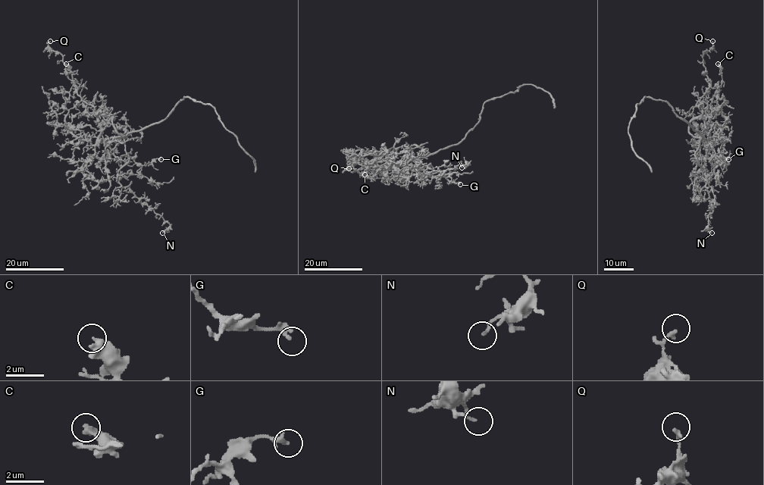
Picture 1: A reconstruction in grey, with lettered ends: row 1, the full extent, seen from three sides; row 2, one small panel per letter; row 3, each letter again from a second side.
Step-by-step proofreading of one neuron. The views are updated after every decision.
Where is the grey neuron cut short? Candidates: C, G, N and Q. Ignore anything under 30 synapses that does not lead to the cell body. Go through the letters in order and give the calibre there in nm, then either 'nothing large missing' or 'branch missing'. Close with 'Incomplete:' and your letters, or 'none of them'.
C: calibre 400 nm; nothing large missing
G: calibre 300 nm; nothing large missing
N: calibre 120 nm; nothing large missing
Q: calibre 140 nm; nothing large missing
Incomplete: none of them

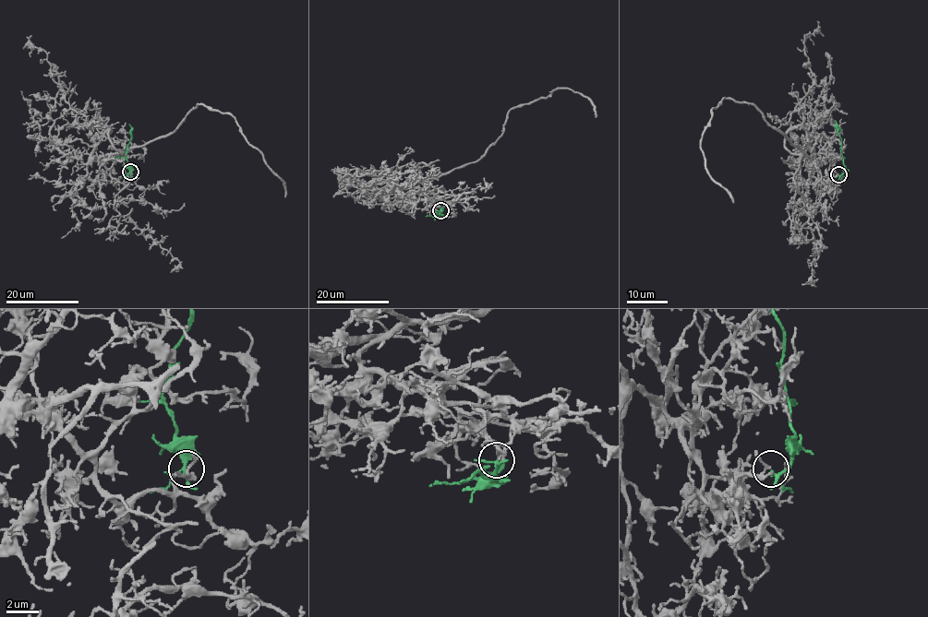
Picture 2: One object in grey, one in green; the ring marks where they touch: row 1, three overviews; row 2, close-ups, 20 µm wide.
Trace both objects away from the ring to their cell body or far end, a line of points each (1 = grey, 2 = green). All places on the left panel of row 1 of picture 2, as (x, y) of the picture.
1: (130, 172), (115, 180), (100, 159), (165, 136), (201, 105), (235, 119), (245, 139), (281, 179), (284, 197)
2: (129, 172), (126, 157), (126, 148), (130, 139), (129, 124)

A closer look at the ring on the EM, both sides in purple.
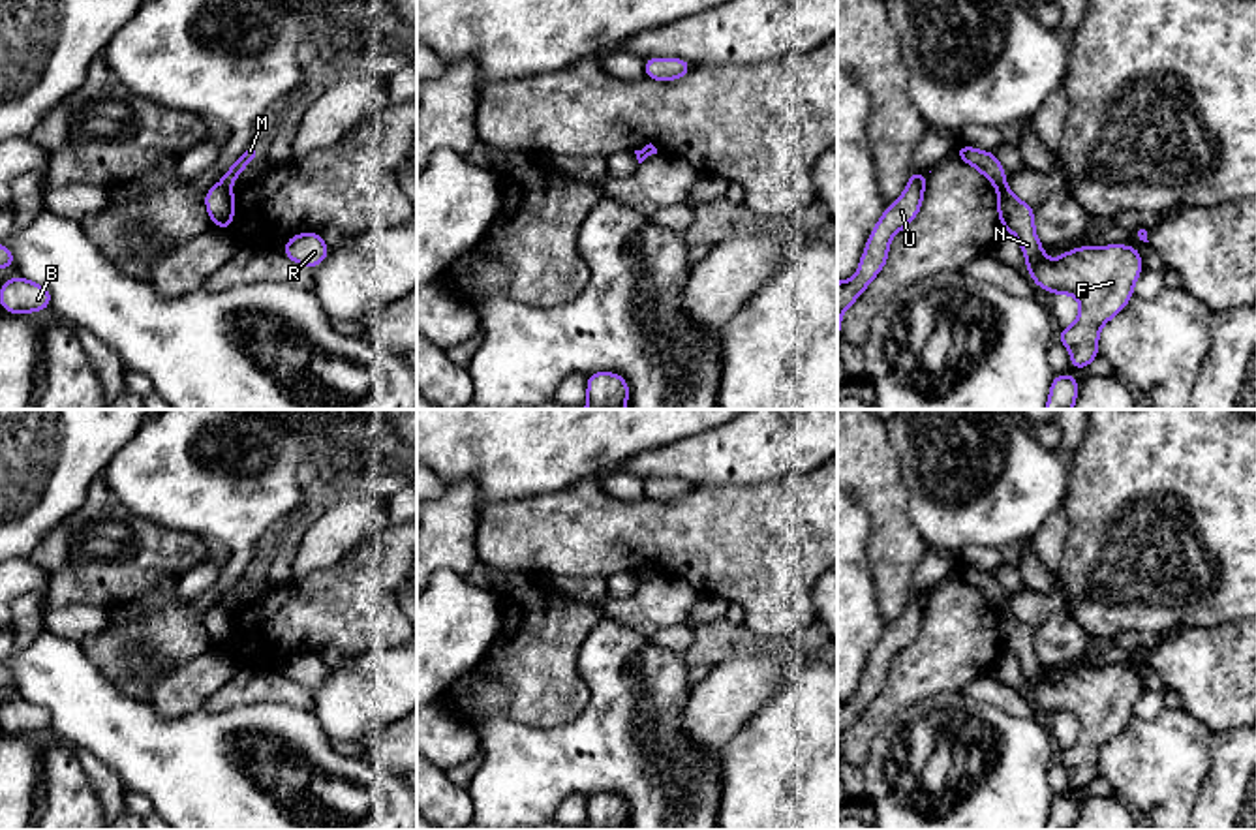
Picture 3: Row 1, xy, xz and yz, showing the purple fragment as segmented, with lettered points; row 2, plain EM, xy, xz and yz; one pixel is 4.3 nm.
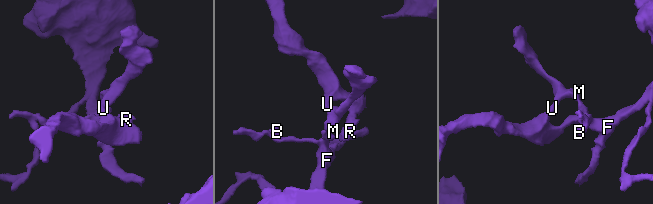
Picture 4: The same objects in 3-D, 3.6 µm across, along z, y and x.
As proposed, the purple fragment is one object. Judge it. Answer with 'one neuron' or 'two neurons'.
two neurons

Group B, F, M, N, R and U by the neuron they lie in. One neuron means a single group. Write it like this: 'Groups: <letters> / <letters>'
Groups: B F N / M R U

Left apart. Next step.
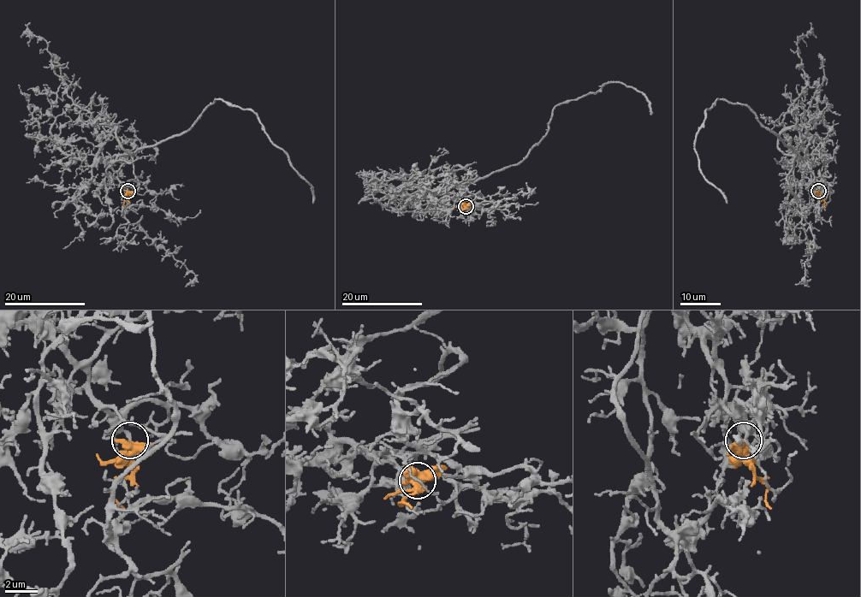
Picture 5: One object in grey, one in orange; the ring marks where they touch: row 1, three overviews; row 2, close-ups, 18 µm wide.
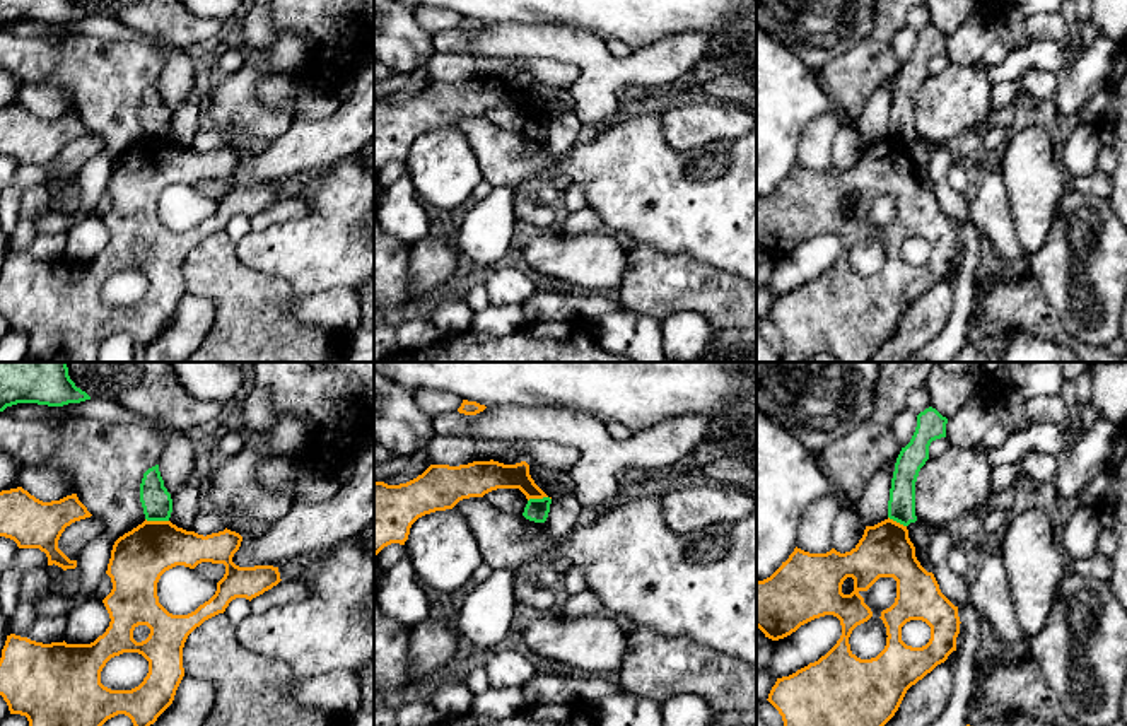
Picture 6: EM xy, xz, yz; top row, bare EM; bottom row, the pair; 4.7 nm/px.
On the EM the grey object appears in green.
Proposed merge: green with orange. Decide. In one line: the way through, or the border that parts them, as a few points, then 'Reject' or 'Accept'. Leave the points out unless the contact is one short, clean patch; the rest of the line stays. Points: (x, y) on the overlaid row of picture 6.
Boundary: xy (145, 518), (168, 521). Reject

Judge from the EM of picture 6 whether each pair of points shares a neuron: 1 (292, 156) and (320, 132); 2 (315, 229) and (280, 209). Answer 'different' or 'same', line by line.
1: same
2: different

